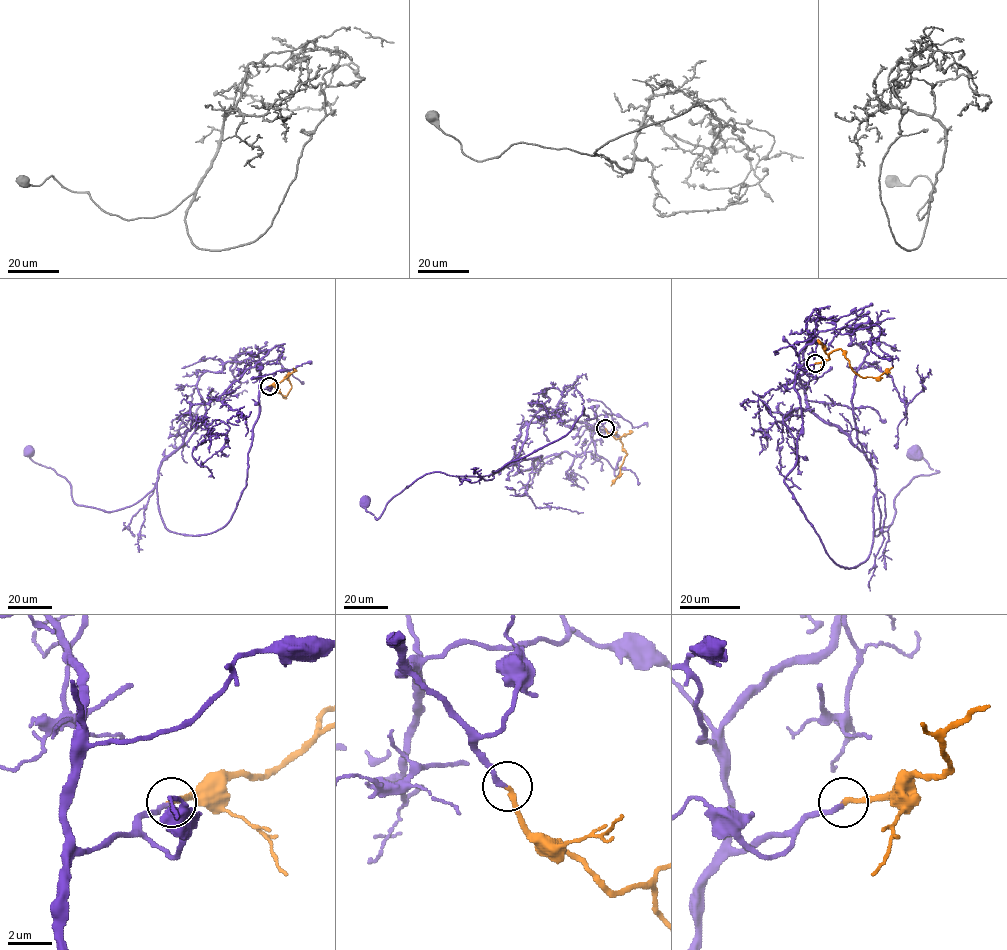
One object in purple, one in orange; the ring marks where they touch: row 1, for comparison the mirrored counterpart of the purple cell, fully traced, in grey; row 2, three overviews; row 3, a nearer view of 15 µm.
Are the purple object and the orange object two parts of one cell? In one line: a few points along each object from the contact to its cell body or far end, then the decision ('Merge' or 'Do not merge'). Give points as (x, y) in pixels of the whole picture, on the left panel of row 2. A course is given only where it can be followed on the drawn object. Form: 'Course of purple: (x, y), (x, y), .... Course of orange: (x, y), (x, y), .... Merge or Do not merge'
Course of purple: (269, 386), (260, 390), (248, 358), (206, 371), (203, 423), (152, 490), (114, 511), (77, 505), (28, 451). Course of orange: (269, 386), (279, 383), (286, 375), (291, 389), (286, 396), (275, 388). Merge

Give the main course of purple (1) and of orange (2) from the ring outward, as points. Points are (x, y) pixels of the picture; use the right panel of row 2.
1: (815, 363), (798, 353), (819, 332), (846, 326), (867, 351), (852, 397), (875, 535), (938, 472), (915, 453)
2: (815, 363), (828, 360), (828, 354), (836, 349), (841, 350), (850, 368), (863, 378), (877, 378), (893, 367)

